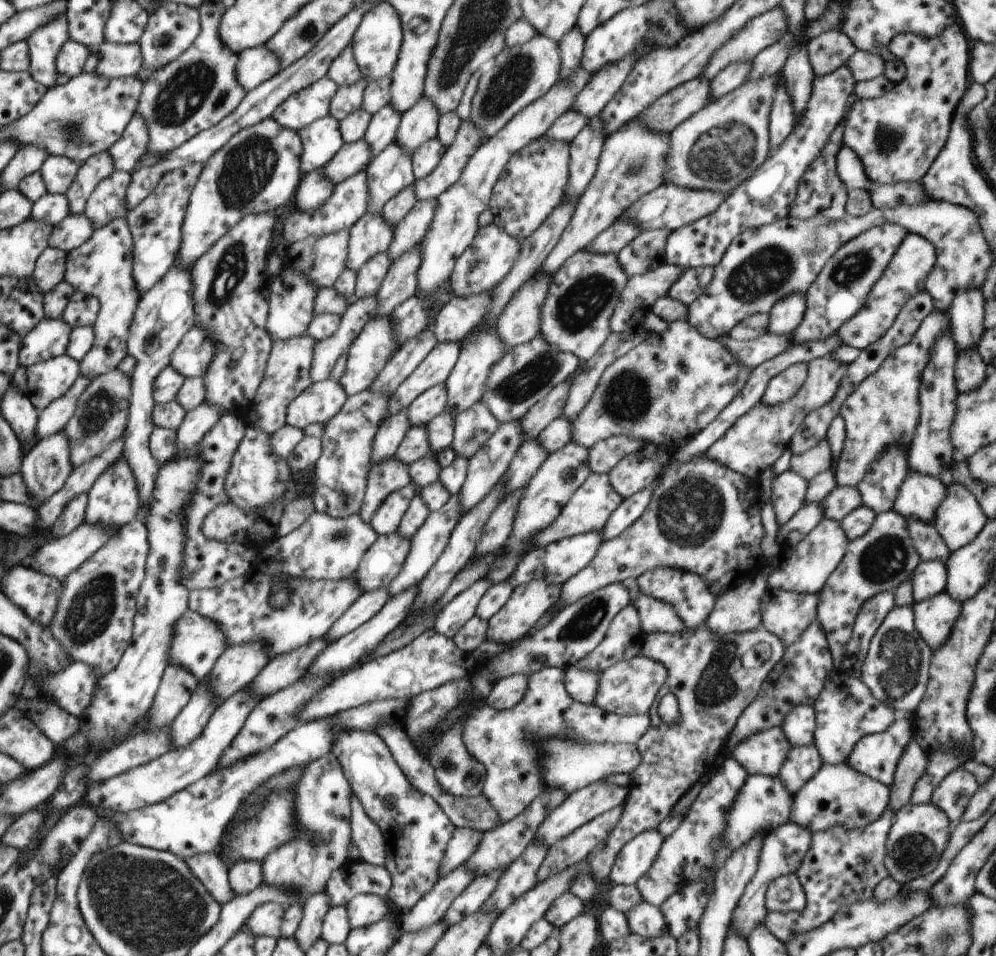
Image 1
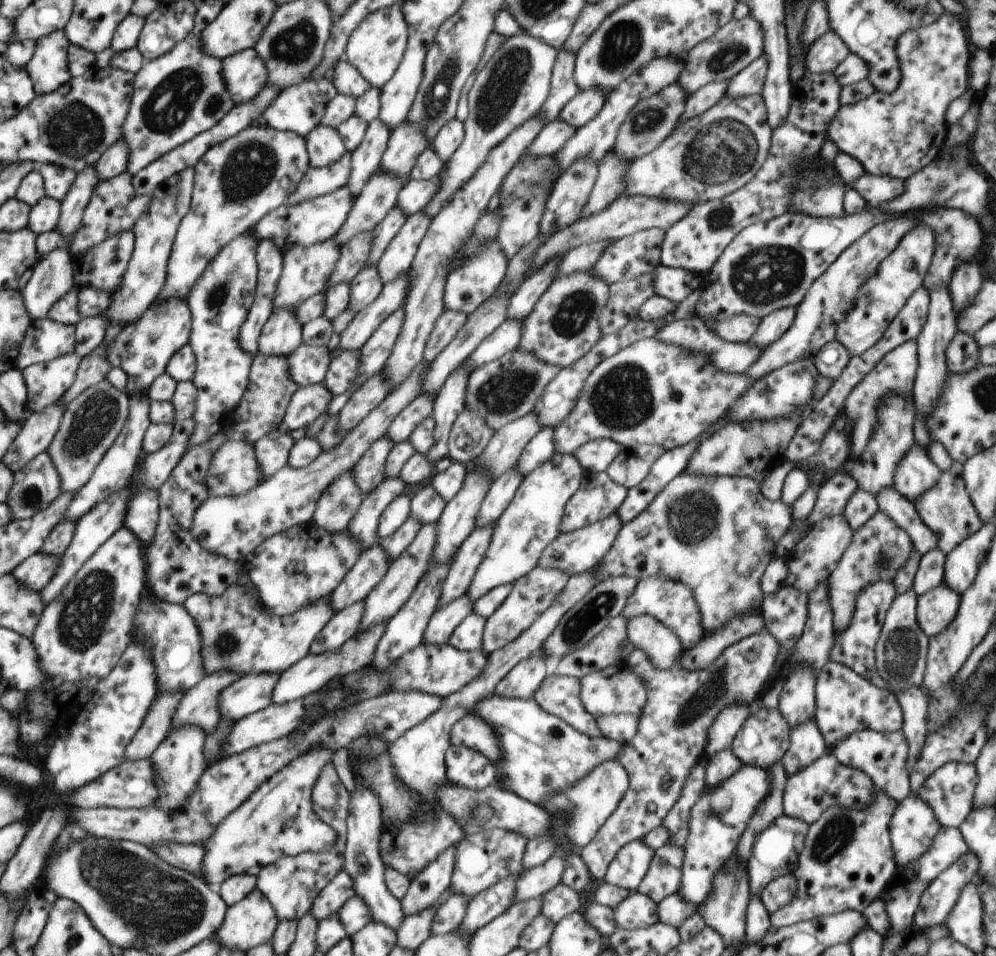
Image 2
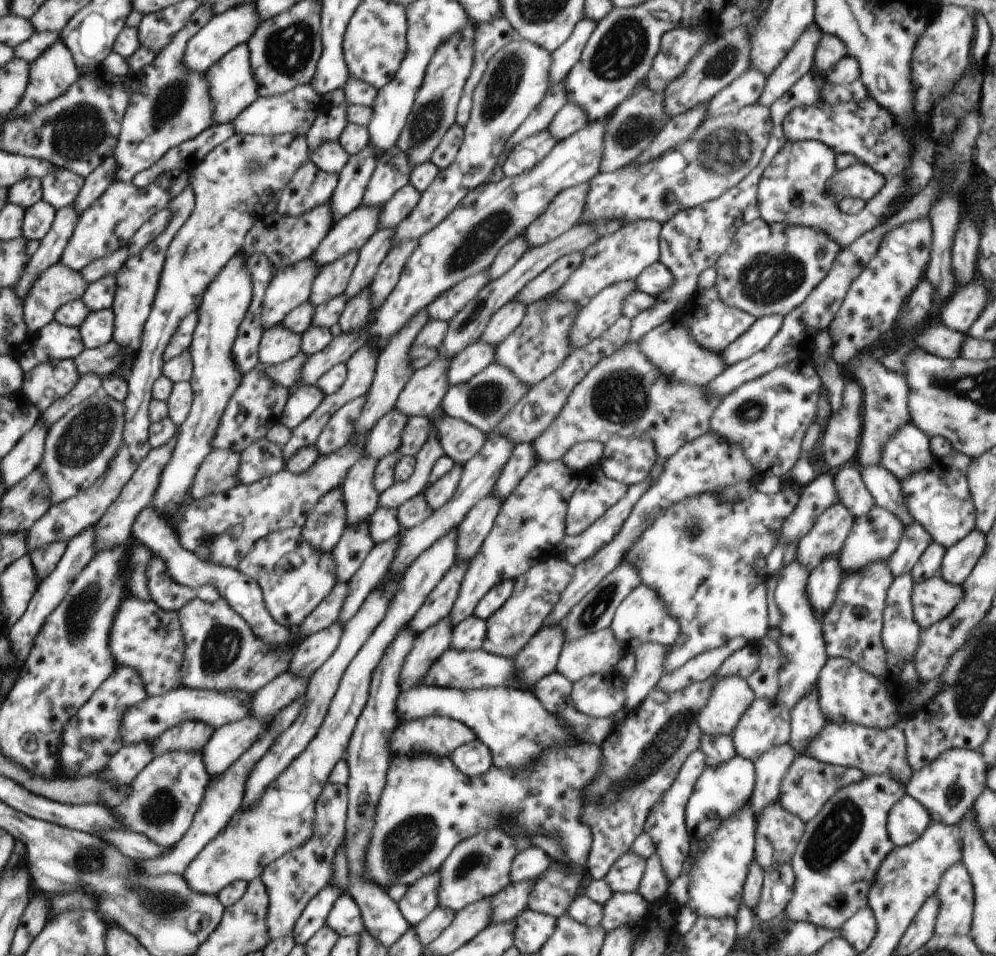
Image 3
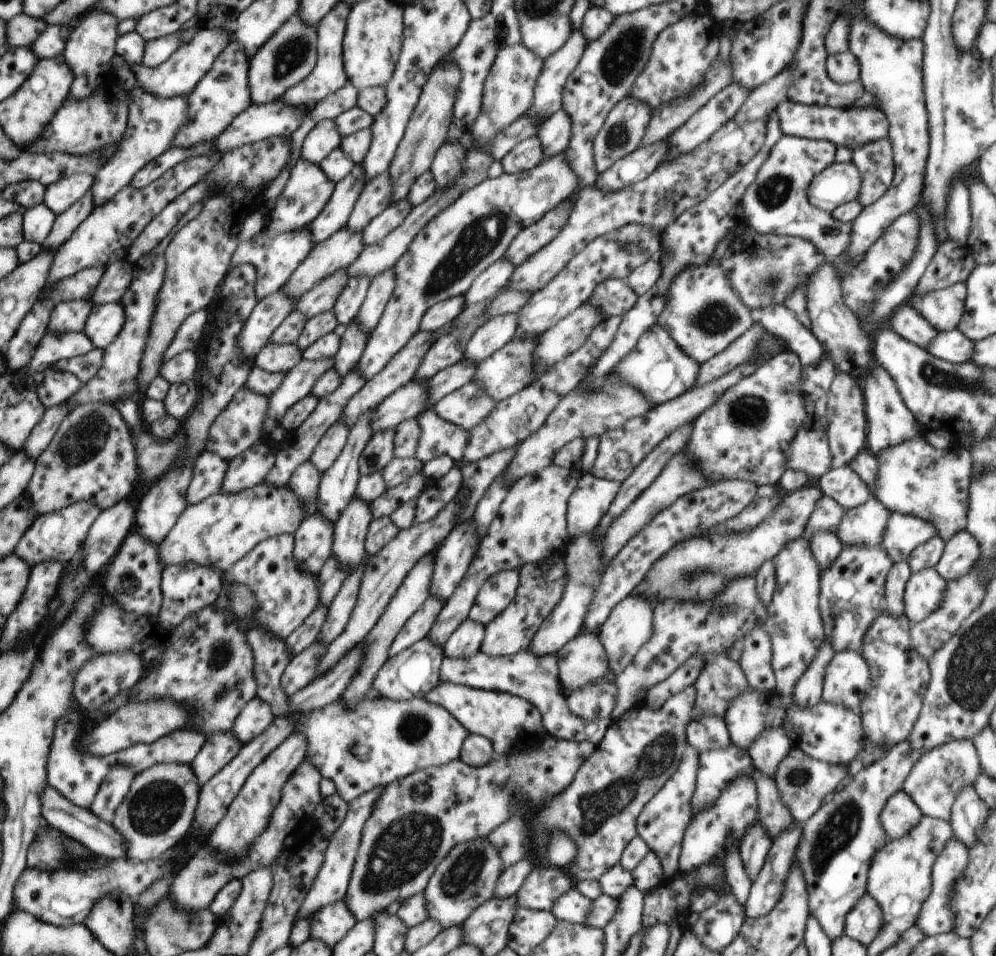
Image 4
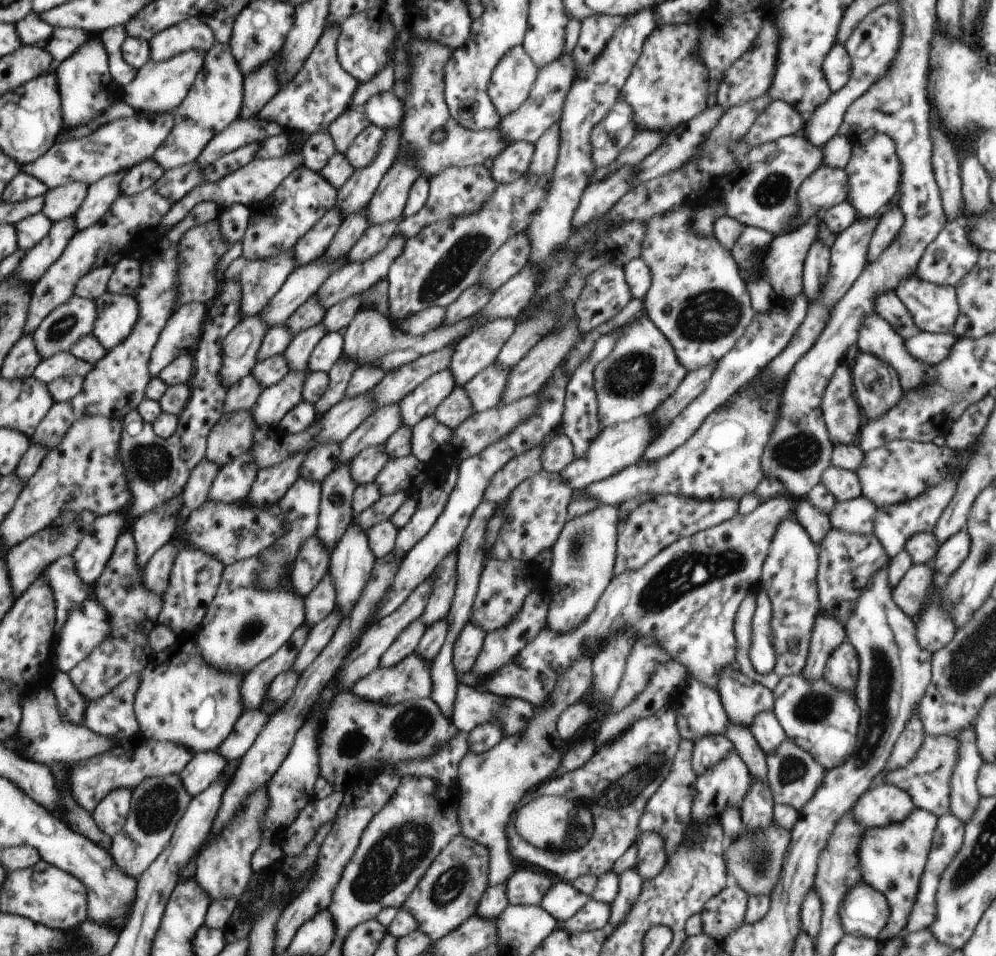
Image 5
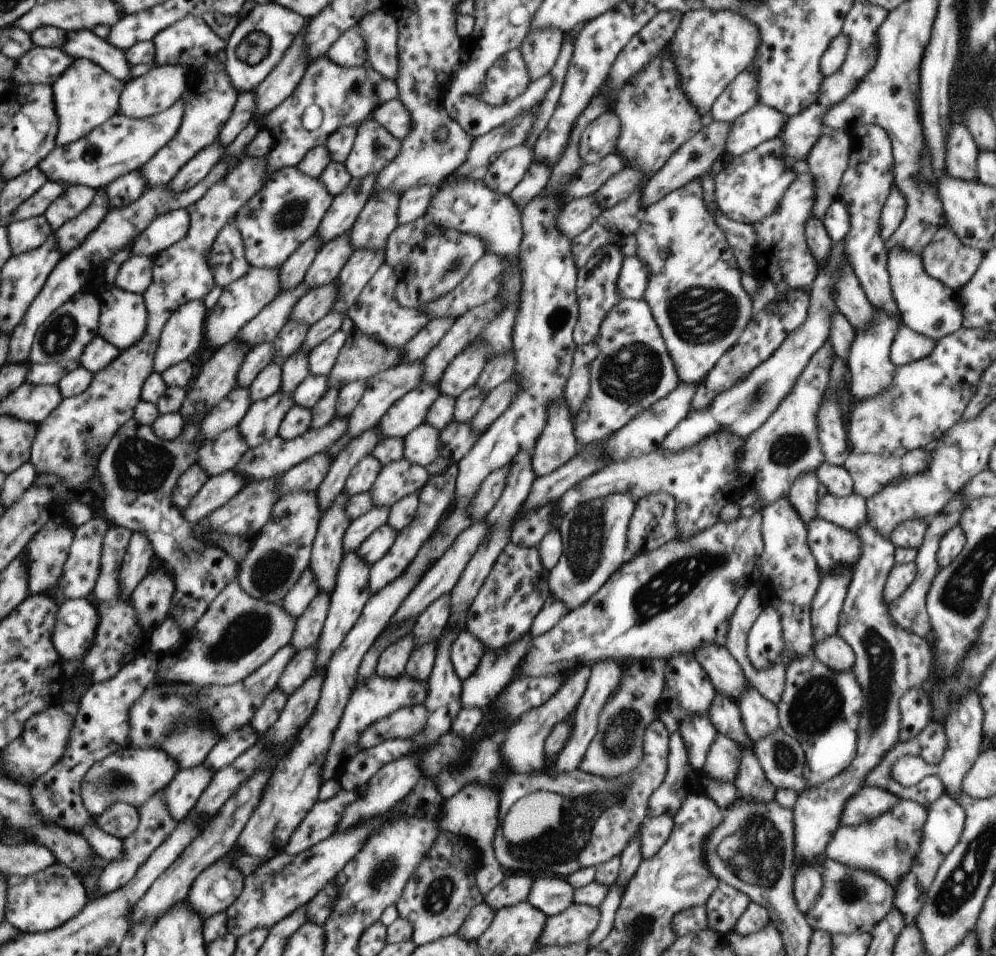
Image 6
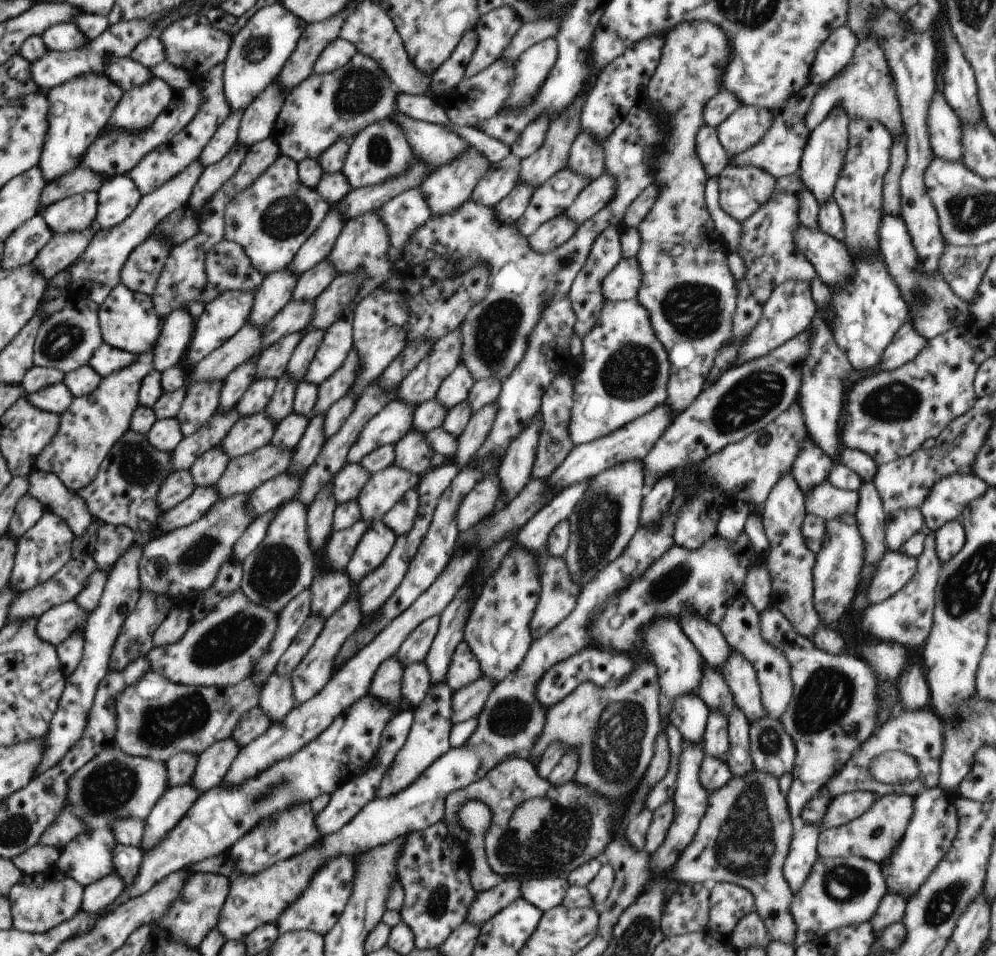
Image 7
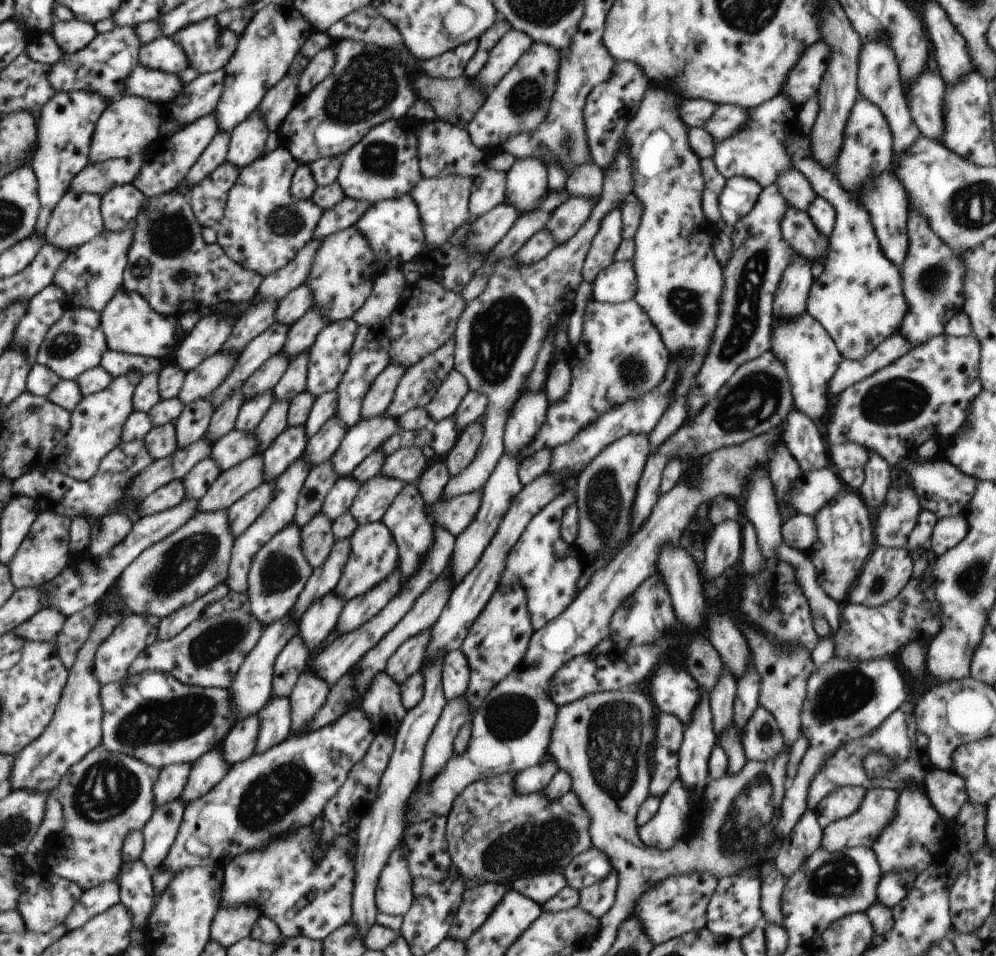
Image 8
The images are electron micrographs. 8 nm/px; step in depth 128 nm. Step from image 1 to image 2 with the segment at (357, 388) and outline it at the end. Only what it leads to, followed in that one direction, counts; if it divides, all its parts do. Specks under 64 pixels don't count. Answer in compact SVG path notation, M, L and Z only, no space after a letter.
M359 351L342 352L332 358L323 380L323 386L334 395L342 395L351 388L357 378Z

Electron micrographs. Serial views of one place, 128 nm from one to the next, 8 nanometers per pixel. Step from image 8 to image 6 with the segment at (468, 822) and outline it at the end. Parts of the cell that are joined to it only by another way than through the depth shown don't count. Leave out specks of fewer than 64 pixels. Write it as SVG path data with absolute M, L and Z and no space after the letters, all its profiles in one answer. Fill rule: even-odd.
M659 719L652 722L643 739L644 757L640 765L611 780L584 774L582 770L574 770L568 774L556 774L556 776L550 776L546 772L516 774L503 760L499 741L488 737L486 740L474 743L471 737L462 739L452 732L429 745L429 750L421 757L421 767L423 776L440 778L440 794L444 794L445 800L454 797L464 789L466 784L472 784L472 782L484 784L498 792L500 812L499 824L493 841L493 852L496 861L507 874L527 875L529 878L554 876L567 879L579 869L602 867L615 855L621 855L625 845L639 831L640 826L647 818L650 796L663 784L667 774L669 734ZM468 745L473 748L473 754L463 765L461 770L464 772L460 774L460 771L455 768L455 764L459 762L448 756L460 754ZM534 788L554 788L556 794L562 794L568 800L576 800L576 798L584 798L584 796L592 796L592 798L576 800L576 802L564 800L564 814L562 814L560 826L556 826L554 830L548 830L542 836L532 838L528 842L511 844L503 836L503 823L508 808L522 796L534 792Z

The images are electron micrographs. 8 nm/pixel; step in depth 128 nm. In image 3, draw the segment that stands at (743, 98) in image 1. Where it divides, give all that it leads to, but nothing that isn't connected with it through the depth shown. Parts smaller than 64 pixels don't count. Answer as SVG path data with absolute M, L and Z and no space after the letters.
M758 102L730 114L708 116L688 140L662 152L652 162L638 168L628 165L591 178L584 214L579 222L596 224L616 218L620 222L652 219L665 223L681 210L714 200L734 188L760 164L772 127L770 108Z

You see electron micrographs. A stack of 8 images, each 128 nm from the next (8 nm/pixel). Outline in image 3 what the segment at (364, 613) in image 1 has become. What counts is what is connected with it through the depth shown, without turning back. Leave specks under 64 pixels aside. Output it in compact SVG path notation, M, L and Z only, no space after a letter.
M337 621L328 628L304 639L304 642L298 646L296 654L292 656L292 662L287 668L288 672L300 678L312 676L314 671L332 656L338 643L342 640L342 632L344 632L344 624Z

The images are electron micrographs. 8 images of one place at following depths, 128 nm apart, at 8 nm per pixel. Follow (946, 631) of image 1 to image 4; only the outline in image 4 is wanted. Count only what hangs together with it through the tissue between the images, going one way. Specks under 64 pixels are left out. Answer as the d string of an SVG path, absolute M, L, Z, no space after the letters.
M935 568L912 573L904 593L905 612L911 625L926 620L934 610L938 610L946 592L946 583Z

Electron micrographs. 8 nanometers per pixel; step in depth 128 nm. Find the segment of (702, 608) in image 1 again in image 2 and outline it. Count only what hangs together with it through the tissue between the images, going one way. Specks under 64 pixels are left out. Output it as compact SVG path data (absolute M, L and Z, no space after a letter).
M660 574L638 581L634 593L628 598L621 613L628 623L635 617L643 615L653 617L657 622L660 622L660 625L669 629L677 637L683 650L691 650L699 644L700 638L702 638L701 619L698 616L692 592L687 587L684 588L678 582L666 579Z

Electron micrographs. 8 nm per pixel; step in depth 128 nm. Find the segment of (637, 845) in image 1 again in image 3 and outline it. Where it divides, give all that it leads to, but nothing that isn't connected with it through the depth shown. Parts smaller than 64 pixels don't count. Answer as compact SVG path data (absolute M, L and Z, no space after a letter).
M631 849L626 850L606 873L605 880L614 893L630 893L637 890L642 880L646 858L640 858Z

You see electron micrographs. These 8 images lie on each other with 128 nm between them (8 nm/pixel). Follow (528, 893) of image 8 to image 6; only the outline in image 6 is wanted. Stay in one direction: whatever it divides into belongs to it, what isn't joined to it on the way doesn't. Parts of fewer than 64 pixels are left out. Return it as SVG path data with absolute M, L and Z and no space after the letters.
M562 877L534 878L527 902L548 918L566 911L573 904L573 890Z

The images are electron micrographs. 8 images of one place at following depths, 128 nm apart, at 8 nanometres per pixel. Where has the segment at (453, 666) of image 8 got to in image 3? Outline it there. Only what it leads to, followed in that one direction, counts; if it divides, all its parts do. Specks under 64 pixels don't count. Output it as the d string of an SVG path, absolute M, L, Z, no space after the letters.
M472 614L453 628L451 646L459 651L480 649L486 633L486 621Z

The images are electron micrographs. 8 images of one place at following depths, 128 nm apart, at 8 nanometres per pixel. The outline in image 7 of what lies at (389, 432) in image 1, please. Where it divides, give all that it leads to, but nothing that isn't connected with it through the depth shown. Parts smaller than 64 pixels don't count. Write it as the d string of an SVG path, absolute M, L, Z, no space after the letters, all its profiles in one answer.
M352 584L351 598L338 610L332 614L326 622L324 622L323 630L317 636L310 650L304 659L298 664L291 676L291 684L293 685L293 696L295 699L295 707L305 704L314 696L317 696L324 686L332 679L334 667L333 663L336 654L339 654L341 645L354 633L356 628L360 626L361 611L357 602L357 586Z

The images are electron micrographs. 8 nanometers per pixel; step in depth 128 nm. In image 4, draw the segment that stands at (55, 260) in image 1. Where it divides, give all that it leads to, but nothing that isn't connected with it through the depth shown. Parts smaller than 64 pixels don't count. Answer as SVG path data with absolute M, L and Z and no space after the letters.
M88 267L80 272L76 272L76 274L72 276L68 276L68 278L64 278L64 280L60 280L60 282L56 282L56 284L52 284L50 288L43 289L44 294L38 296L38 300L34 302L32 310L22 318L22 322L20 322L16 334L14 334L12 340L8 342L3 350L4 360L6 360L6 366L8 366L10 372L22 371L24 366L28 366L30 360L32 360L32 356L34 356L36 346L40 344L42 338L45 336L52 310L54 310L60 302L64 301L90 301L94 290L96 290L96 286L102 281L102 274L104 274L103 268Z

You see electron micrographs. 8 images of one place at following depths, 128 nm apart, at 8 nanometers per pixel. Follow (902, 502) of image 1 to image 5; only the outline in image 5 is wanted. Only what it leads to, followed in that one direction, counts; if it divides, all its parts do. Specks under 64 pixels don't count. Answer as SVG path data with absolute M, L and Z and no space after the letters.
M858 354L852 368L855 398L864 419L876 420L902 398L896 370L872 354Z

